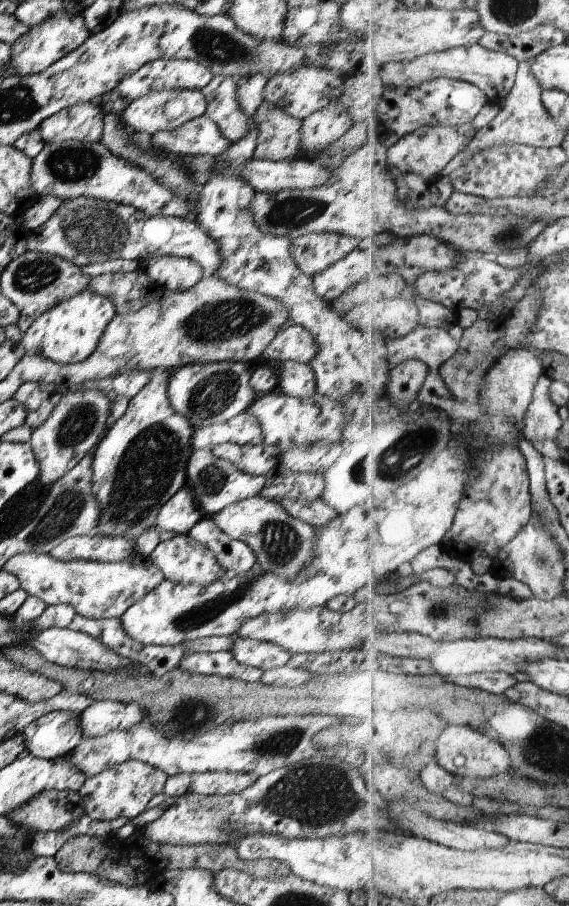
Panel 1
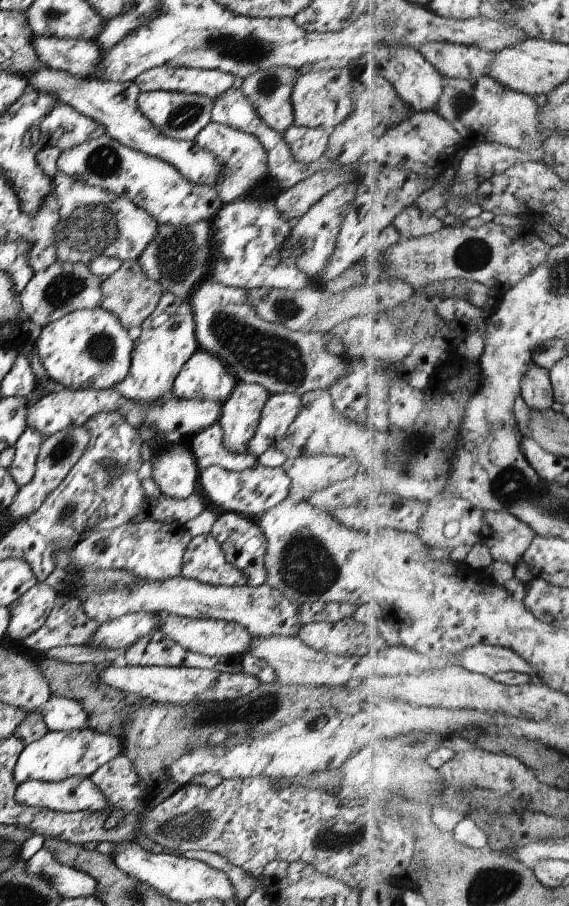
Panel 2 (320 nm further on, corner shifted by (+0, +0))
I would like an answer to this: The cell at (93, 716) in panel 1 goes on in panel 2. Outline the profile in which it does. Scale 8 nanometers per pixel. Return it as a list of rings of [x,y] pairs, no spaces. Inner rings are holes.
[[[51,696],[38,712],[49,731],[71,732],[85,728],[89,730],[87,714],[77,700]]]

